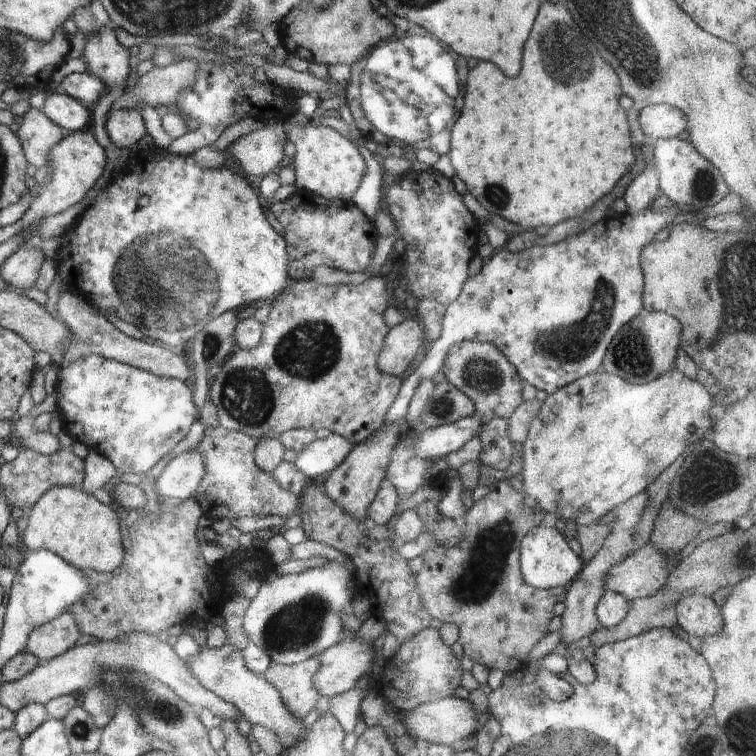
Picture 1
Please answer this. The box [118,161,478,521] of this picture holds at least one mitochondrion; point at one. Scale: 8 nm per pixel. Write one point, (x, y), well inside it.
(309, 352)

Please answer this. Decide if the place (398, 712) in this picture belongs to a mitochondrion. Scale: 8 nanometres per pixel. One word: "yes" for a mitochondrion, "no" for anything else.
no

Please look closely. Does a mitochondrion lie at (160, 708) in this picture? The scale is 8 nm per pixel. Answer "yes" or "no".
yes

